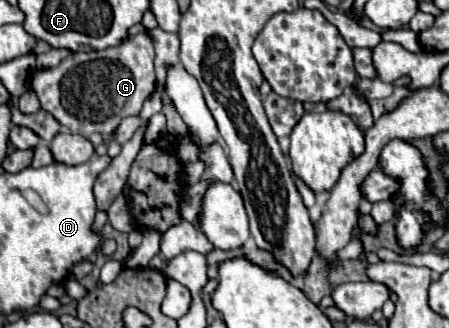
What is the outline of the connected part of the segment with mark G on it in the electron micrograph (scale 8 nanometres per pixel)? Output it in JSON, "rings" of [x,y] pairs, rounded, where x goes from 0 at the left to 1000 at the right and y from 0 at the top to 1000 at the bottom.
{"rings":[[[316,98],[272,140],[254,140],[245,152],[156,165],[120,207],[80,213],[67,262],[80,280],[94,329],[156,402],[183,415],[205,402],[254,415],[267,366],[290,348],[307,348],[316,311],[347,262],[339,116]]]}

